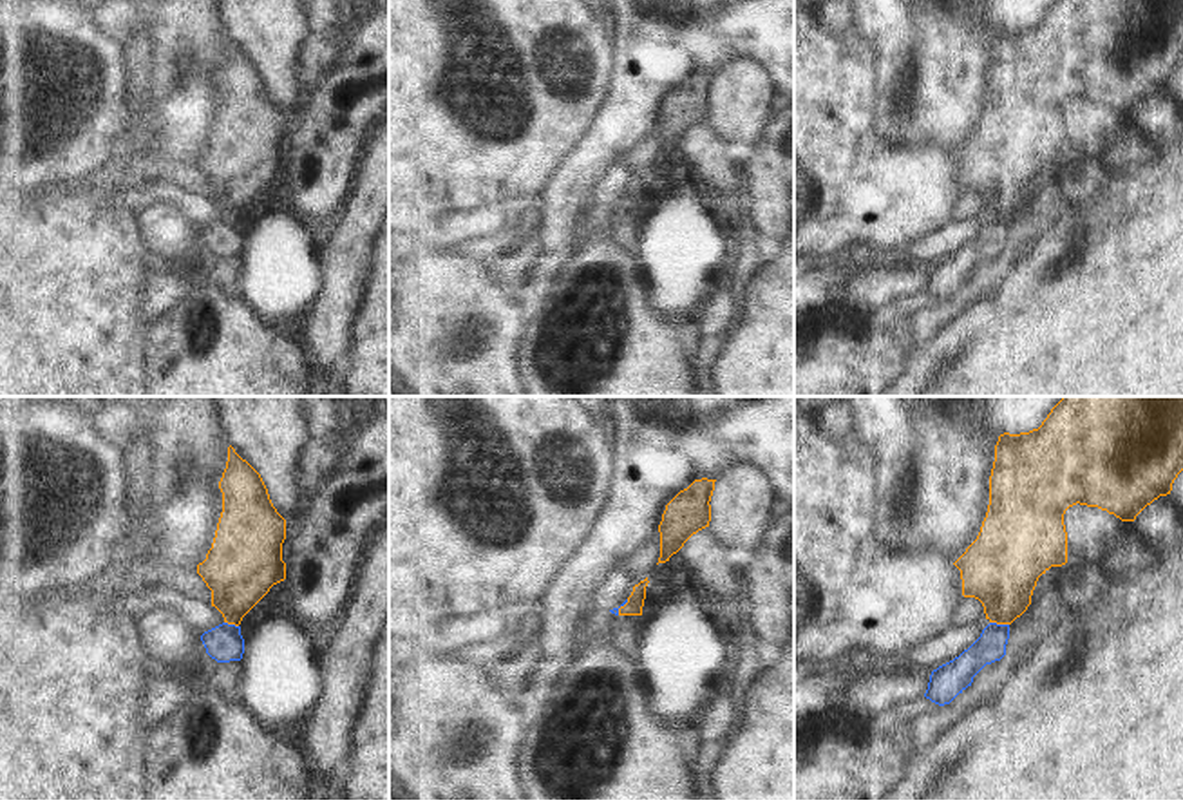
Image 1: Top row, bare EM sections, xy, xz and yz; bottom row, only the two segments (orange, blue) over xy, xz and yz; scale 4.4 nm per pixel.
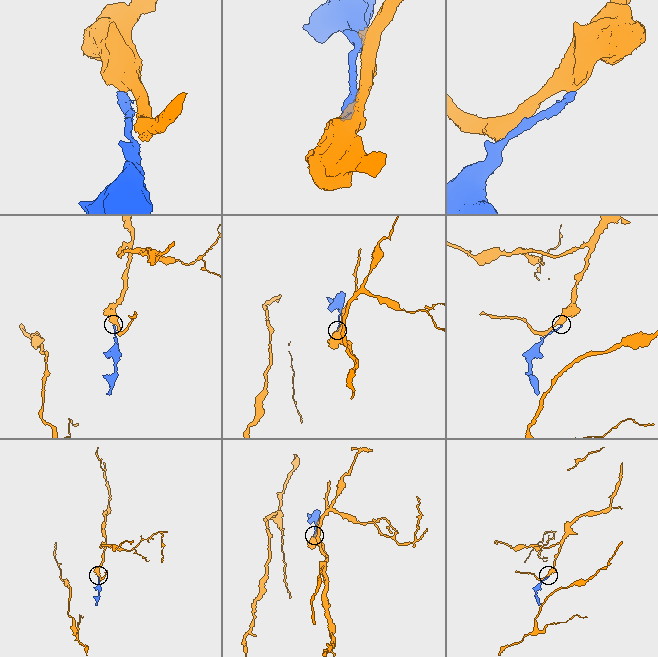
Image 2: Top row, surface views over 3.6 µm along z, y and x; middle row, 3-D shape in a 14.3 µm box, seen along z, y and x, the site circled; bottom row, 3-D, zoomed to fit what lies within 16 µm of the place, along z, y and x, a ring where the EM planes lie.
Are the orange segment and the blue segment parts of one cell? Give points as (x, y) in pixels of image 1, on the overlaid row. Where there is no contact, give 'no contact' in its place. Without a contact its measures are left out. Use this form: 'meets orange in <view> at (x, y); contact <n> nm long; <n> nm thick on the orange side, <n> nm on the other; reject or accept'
meets orange in yz at (999, 623); contact 90 nm long; 340 nm thick on the orange side, 140 nm on the other; reject

